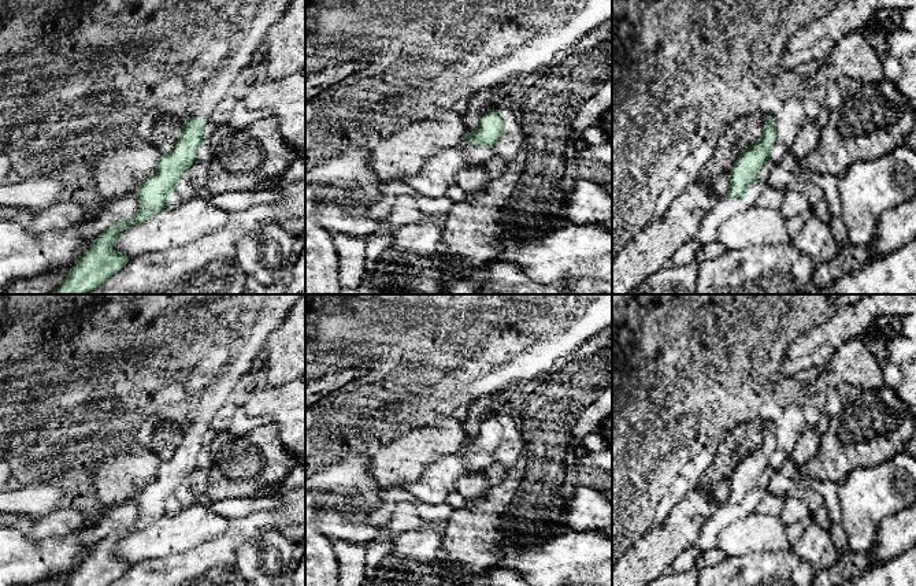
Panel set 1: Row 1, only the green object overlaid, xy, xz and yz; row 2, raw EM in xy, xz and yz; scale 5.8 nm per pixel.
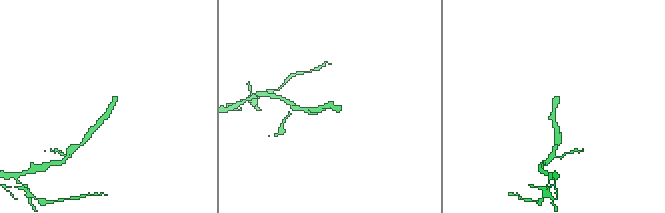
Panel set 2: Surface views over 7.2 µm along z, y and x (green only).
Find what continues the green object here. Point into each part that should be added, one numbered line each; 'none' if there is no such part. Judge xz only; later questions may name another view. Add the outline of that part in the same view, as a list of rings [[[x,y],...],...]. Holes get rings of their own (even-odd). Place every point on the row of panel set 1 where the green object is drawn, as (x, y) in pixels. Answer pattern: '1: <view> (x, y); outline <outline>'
none

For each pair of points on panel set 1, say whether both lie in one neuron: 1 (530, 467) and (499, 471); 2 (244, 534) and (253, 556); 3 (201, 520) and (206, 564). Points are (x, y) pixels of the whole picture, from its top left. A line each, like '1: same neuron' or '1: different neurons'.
1: different neurons
2: different neurons
3: different neurons

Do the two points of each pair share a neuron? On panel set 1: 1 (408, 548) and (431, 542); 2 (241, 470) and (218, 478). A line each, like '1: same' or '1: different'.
1: same
2: same

